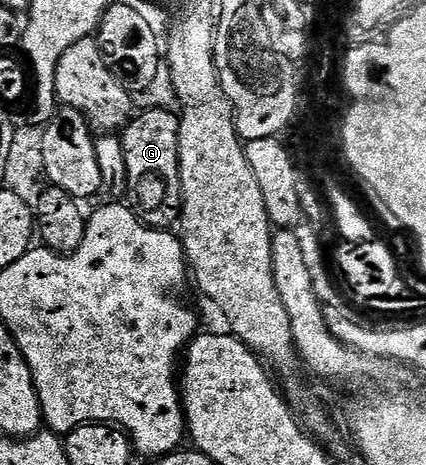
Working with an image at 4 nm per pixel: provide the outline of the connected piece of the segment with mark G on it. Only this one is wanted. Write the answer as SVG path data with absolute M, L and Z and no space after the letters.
M167 109L136 112L121 131L125 147L125 168L129 171L126 200L151 229L170 230L178 222L183 208L179 174L179 115Z

